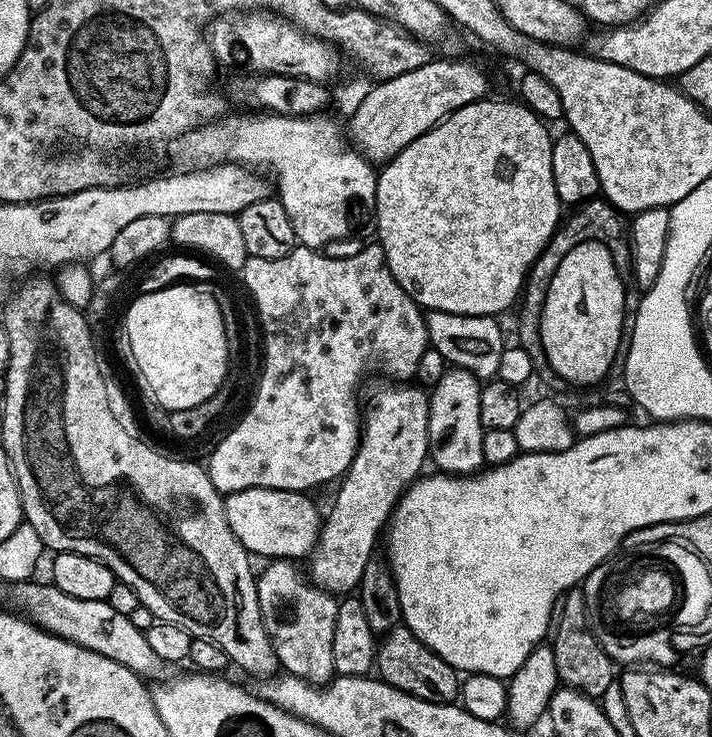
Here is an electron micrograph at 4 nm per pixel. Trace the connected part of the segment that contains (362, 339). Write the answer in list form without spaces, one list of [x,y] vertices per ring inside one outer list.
[[[371,242],[361,252],[353,256],[327,256],[327,251],[315,248],[297,246],[290,254],[282,258],[254,258],[249,256],[242,269],[244,284],[256,303],[256,312],[260,315],[260,328],[264,331],[264,373],[260,376],[260,385],[256,388],[256,397],[248,408],[248,413],[221,438],[216,444],[216,449],[206,459],[206,467],[210,482],[222,494],[241,492],[247,488],[273,488],[283,492],[307,493],[308,488],[316,488],[319,484],[328,484],[339,481],[348,467],[352,465],[352,459],[356,453],[356,447],[360,444],[362,431],[362,408],[356,405],[356,391],[360,388],[360,379],[367,372],[385,372],[392,376],[393,381],[408,382],[411,376],[420,368],[424,355],[429,355],[428,342],[428,318],[425,309],[416,303],[414,298],[406,290],[402,290],[400,283],[394,278],[391,268],[388,267],[384,251],[379,242]]]

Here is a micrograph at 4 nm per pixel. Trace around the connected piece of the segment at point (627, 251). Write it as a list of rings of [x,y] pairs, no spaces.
[[[603,198],[590,199],[585,204],[573,207],[571,212],[572,217],[569,220],[567,217],[557,227],[556,233],[548,239],[546,247],[537,255],[537,259],[540,261],[540,273],[537,276],[539,276],[540,282],[546,282],[544,284],[545,290],[550,290],[550,278],[554,278],[554,270],[558,270],[558,262],[562,262],[562,258],[566,255],[569,248],[578,246],[582,242],[590,242],[591,240],[596,240],[599,244],[607,246],[614,258],[614,266],[621,274],[631,273],[632,246],[630,243],[630,228],[626,223],[625,213],[614,207],[614,205],[609,204]]]

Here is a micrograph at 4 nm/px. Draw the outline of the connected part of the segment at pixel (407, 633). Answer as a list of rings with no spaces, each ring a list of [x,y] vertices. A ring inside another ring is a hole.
[[[403,626],[392,628],[379,637],[375,667],[378,669],[379,679],[426,702],[450,704],[462,692],[462,680],[456,669],[449,666],[438,654],[434,654],[434,650],[426,647],[410,629]]]

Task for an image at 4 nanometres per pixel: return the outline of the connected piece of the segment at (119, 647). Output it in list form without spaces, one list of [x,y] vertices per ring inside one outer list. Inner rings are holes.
[[[51,582],[36,583],[14,584],[10,588],[12,600],[17,604],[15,607],[33,624],[44,628],[50,634],[74,642],[86,650],[94,650],[94,654],[102,654],[102,658],[110,658],[114,662],[126,666],[126,670],[130,670],[134,675],[143,678],[145,681],[163,682],[169,679],[170,665],[162,658],[158,658],[158,654],[154,654],[154,650],[150,650],[150,642],[146,642],[144,637],[145,631],[135,627],[126,614],[118,614],[118,610],[114,610],[114,606],[110,606],[107,600],[86,602],[86,598],[70,598],[70,594],[62,594],[62,590],[58,590],[56,585]]]

